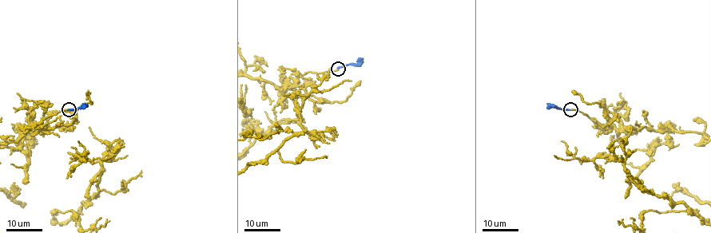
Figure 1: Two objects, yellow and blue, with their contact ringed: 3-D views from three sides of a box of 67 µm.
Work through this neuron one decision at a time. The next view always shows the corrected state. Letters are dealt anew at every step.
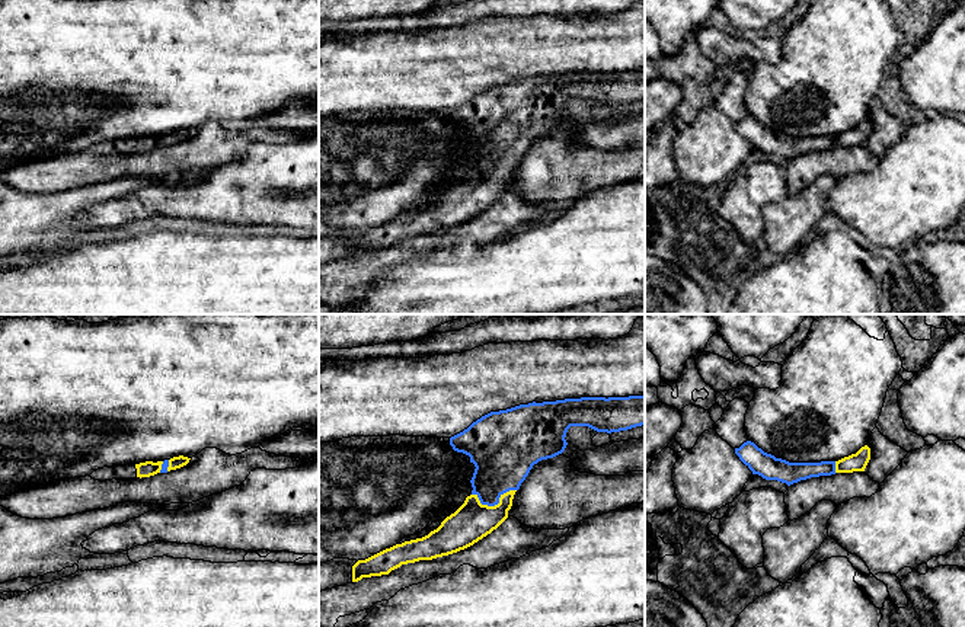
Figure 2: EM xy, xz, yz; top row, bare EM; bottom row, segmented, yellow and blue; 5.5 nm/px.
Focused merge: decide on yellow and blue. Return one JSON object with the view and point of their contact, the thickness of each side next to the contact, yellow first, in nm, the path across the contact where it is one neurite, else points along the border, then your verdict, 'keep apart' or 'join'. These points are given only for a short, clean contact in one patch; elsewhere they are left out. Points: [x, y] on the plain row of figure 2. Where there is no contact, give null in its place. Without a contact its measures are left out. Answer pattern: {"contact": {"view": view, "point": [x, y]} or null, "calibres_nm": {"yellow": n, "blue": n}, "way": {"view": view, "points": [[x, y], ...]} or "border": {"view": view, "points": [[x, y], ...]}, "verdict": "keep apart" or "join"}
{"contact": {"view": "xz", "point": [495, 179]}, "calibres_nm": {"yellow": 220, "blue": 320}, "way": {"view": "xz", "points": [[472, 195], [495, 179], [495, 153], [502, 136]]}, "verdict": "join"}

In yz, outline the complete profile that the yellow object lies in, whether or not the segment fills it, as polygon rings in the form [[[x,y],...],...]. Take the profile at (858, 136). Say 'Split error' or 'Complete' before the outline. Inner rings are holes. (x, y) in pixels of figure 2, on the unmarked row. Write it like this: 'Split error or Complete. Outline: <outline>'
Split error. Outline: [[[751,115],[735,122],[735,128],[752,145],[752,148],[758,148],[766,154],[777,154],[787,160],[811,151],[865,145],[870,134],[870,122],[867,119],[862,121],[856,128],[838,135],[821,137],[789,137],[764,127]]]

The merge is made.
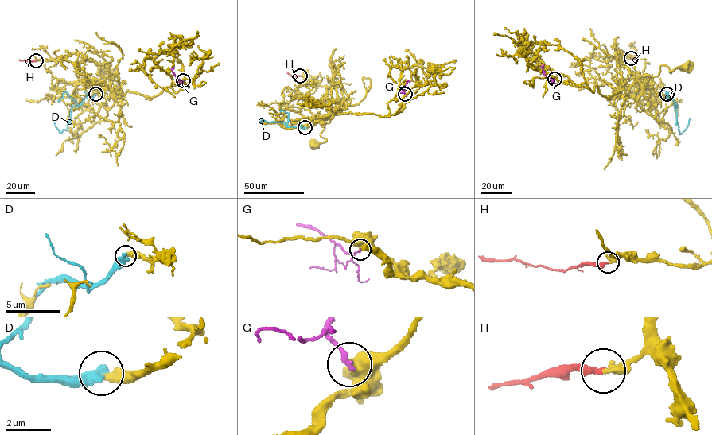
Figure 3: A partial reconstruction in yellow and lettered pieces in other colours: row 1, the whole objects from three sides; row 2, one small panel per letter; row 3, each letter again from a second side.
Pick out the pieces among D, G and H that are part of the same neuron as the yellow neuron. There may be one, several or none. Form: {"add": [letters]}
{"add": ["H"]}

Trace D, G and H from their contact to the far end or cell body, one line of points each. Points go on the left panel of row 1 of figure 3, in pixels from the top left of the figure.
D: (95, 94), (91, 98), (85, 98), (79, 105), (72, 106), (65, 130), (60, 132), (52, 118)
G: (183, 79), (176, 76), (172, 70), (173, 67)
H: (36, 60), (19, 60)

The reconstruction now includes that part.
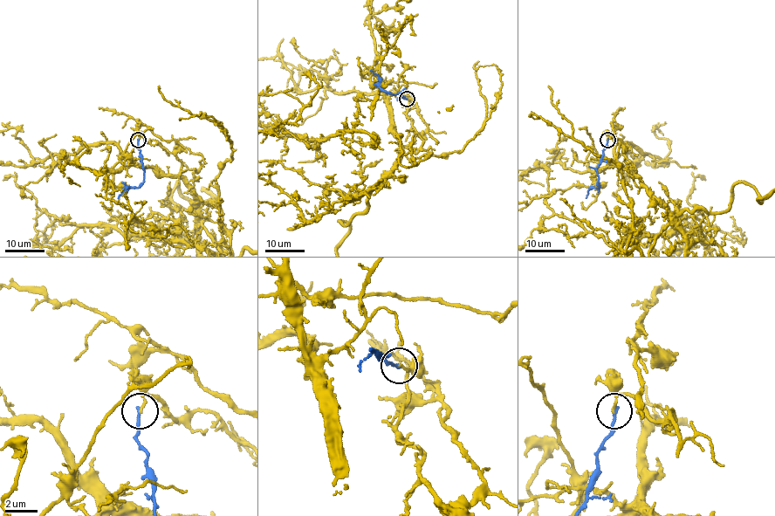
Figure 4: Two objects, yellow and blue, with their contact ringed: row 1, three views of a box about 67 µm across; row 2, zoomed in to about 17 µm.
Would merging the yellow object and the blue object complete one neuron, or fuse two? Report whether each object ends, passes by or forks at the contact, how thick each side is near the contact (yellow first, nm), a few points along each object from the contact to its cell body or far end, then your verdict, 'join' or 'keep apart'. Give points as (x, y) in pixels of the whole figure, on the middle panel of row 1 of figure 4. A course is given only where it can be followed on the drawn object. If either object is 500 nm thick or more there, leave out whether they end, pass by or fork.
yellow ends there; blue ends there; 140 nm thick on the yellow side, 240 nm on the other; yellow runs (407, 99), (413, 143), (373, 188), (367, 206), (339, 220), (349, 227), (337, 251); blue runs (407, 99), (399, 92), (392, 94), (384, 91), (379, 86), (380, 77), (370, 70); keep apart

